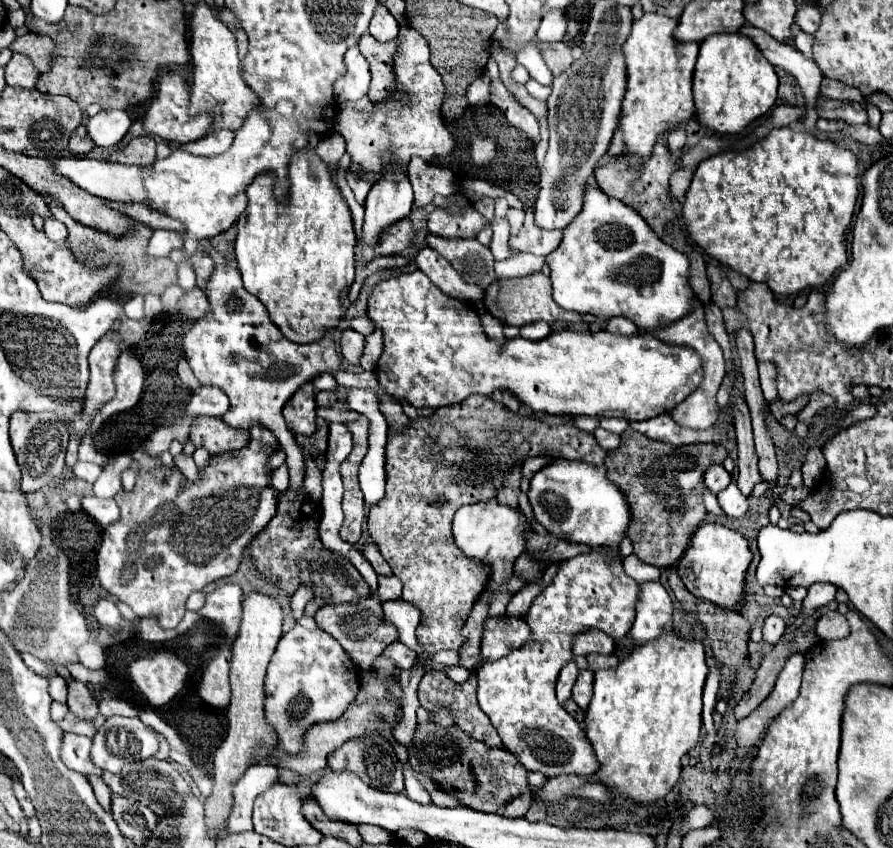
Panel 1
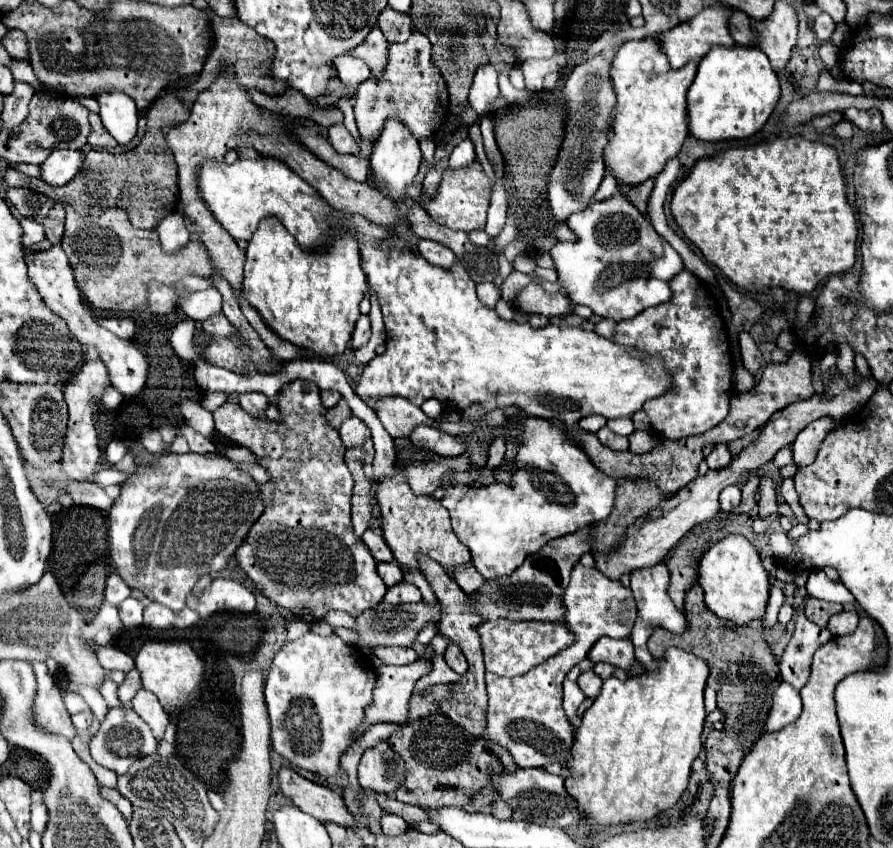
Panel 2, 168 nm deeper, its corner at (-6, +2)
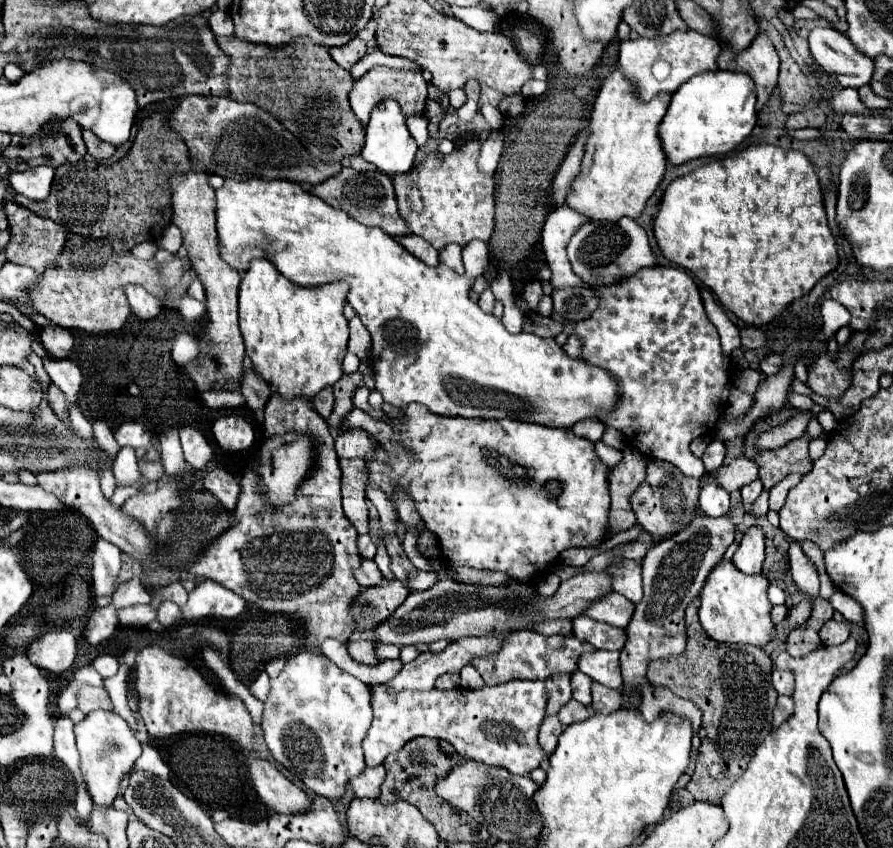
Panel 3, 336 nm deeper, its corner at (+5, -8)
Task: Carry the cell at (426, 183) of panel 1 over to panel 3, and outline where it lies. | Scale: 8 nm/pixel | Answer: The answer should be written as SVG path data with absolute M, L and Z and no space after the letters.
M409 116L407 118L407 126L409 126L409 132L413 134L413 138L417 140L419 146L423 146L429 138L429 132L427 132L427 124L429 124L429 118L427 116Z

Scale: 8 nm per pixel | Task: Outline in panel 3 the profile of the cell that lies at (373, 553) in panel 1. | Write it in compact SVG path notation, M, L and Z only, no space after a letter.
M363 534L363 536L359 536L359 554L363 556L363 558L373 558L375 556L375 552L377 552L377 546L373 544L373 540L371 540L371 536L369 534Z

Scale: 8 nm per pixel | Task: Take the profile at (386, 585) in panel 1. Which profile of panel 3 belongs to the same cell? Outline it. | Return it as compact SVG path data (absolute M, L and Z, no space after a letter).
M361 560L359 568L355 570L355 578L363 588L367 588L367 586L379 586L383 580L383 574L379 572L373 560Z

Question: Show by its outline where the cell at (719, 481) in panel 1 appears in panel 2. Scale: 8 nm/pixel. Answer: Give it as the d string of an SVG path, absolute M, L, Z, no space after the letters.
M718 444L718 446L714 446L712 454L706 458L710 470L722 470L722 468L726 468L726 466L730 464L730 460L732 460L732 456L730 456L726 444Z

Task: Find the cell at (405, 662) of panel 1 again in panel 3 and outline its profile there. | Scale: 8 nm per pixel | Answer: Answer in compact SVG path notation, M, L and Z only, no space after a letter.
M347 642L347 652L353 660L367 664L367 666L375 666L377 658L373 656L373 646L369 642Z

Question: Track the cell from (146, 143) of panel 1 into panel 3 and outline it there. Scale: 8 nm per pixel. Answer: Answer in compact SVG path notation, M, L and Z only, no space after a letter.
M155 114L147 118L123 160L111 166L85 160L77 164L63 164L55 170L55 184L45 200L29 200L21 194L15 194L15 202L43 218L63 224L73 234L109 240L115 252L129 252L139 242L157 242L163 230L171 224L173 192L169 192L169 176L177 176L177 172L189 172L191 168L183 140L165 126L165 118L167 114Z

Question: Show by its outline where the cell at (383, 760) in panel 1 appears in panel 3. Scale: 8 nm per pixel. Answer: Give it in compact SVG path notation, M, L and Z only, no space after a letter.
M365 768L359 776L351 778L351 786L357 798L379 798L381 784L385 780L385 768Z

